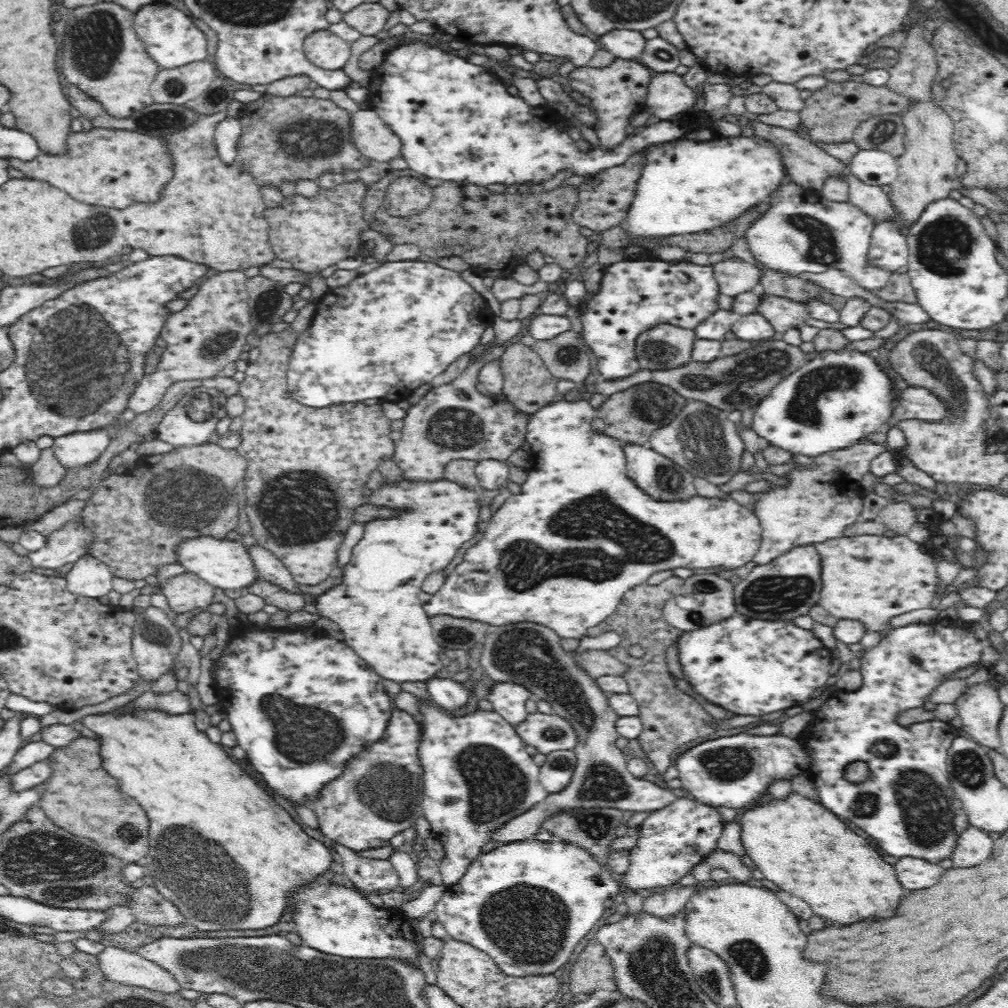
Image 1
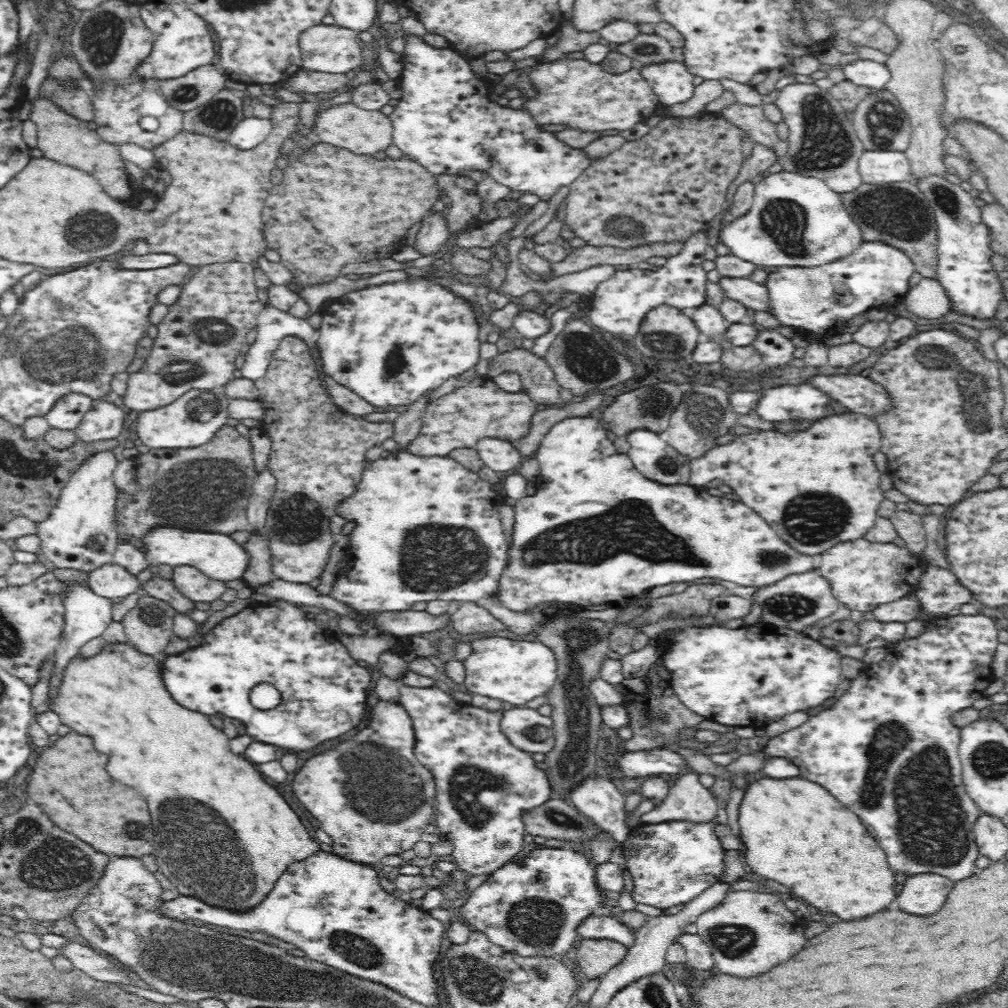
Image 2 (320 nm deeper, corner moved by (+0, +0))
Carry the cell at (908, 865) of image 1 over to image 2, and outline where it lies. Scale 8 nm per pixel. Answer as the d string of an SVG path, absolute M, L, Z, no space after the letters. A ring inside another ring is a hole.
M920 872L906 876L896 898L898 908L912 914L930 914L950 892L953 882L934 872Z

